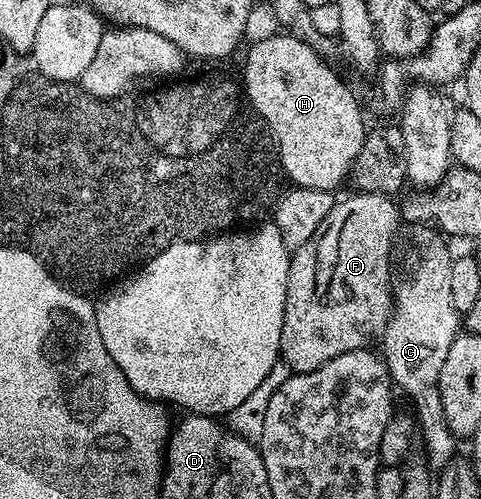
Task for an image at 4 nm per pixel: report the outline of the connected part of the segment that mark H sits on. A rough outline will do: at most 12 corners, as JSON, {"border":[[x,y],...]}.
{"border":[[295,34],[243,94],[297,188],[336,190],[366,139],[352,88]]}

